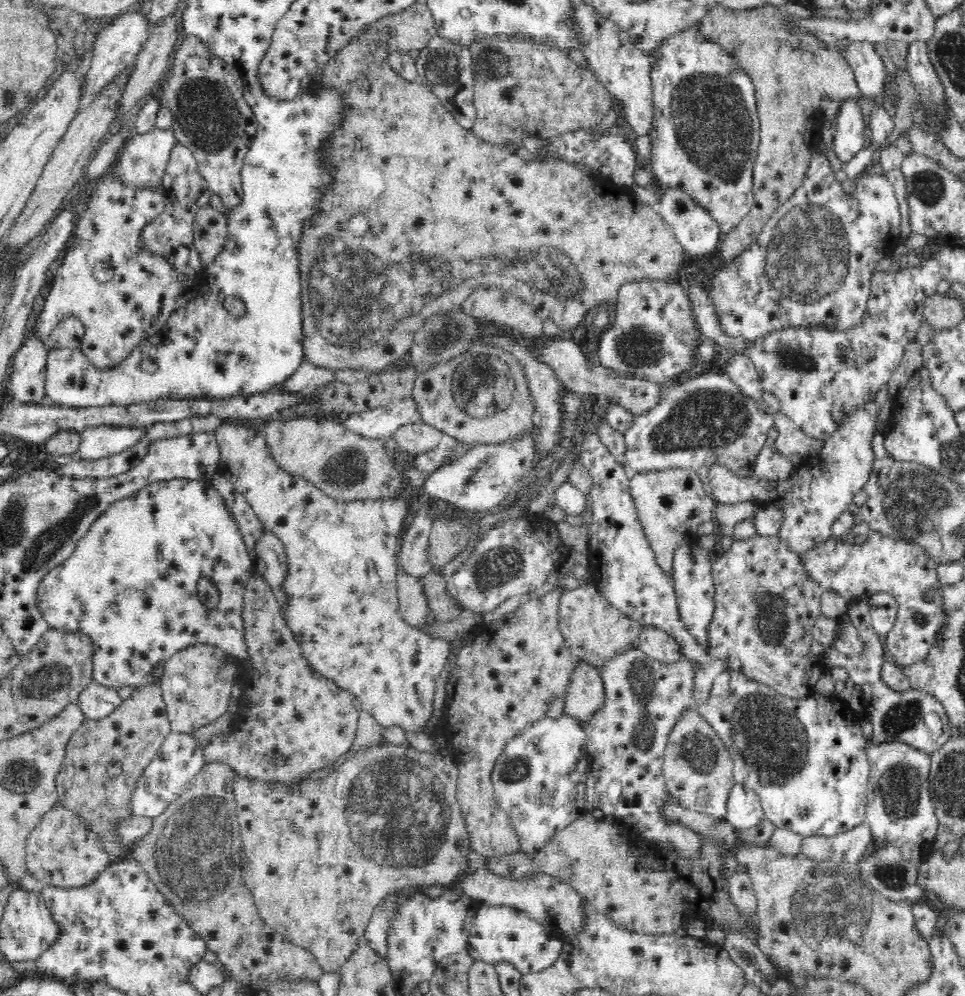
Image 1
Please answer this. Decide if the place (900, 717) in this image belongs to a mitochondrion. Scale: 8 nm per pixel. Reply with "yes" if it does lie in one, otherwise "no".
yes

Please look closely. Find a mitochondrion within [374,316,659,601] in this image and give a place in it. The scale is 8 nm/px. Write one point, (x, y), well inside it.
(483, 384)

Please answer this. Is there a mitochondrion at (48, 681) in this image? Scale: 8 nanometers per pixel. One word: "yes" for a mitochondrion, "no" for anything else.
yes

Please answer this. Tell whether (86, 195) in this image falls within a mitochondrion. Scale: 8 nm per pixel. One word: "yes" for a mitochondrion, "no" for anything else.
no

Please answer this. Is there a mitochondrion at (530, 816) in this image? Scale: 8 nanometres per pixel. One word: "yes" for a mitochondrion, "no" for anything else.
no

